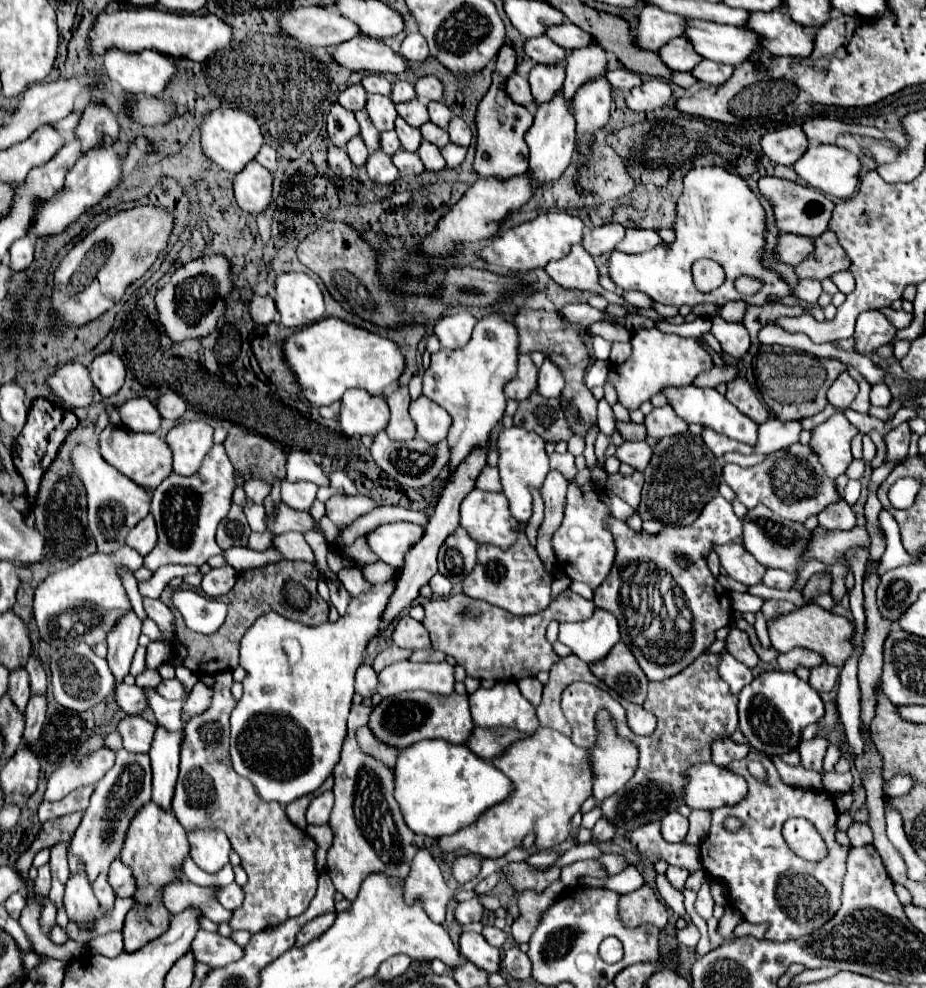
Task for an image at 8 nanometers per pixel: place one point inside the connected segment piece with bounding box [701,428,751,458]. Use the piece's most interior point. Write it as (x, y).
(718, 444)

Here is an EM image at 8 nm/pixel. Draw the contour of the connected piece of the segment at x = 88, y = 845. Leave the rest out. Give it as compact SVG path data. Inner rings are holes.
M127 750L115 752L113 768L95 784L91 794L91 804L83 814L83 820L77 832L71 838L71 872L79 864L87 868L89 880L93 882L99 872L111 866L111 860L119 856L123 848L123 836L135 816L135 812L151 800L151 764L147 754L131 754Z

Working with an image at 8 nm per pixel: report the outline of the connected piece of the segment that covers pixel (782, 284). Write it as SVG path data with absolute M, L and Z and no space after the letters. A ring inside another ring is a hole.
M693 168L683 178L683 194L677 200L675 216L675 242L659 244L657 248L627 256L623 252L611 252L609 276L611 280L625 290L639 290L651 296L655 302L669 306L695 306L701 302L727 304L731 300L743 300L753 306L771 304L771 296L785 298L791 292L789 284L773 268L763 266L763 248L765 248L765 210L759 198L749 190L747 182L725 168ZM709 258L725 268L725 284L717 290L703 294L695 288L691 278L691 266L695 260ZM739 276L755 276L763 282L763 290L755 298L743 296L735 290L733 282Z

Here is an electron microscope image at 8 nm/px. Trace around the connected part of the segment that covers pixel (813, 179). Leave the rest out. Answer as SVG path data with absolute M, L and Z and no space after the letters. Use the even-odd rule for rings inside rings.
M811 144L809 150L793 164L793 168L813 188L817 188L823 194L829 194L833 198L845 200L845 198L853 196L853 192L855 192L855 188L859 184L861 162L853 152L849 152L845 148L839 148L835 144Z

